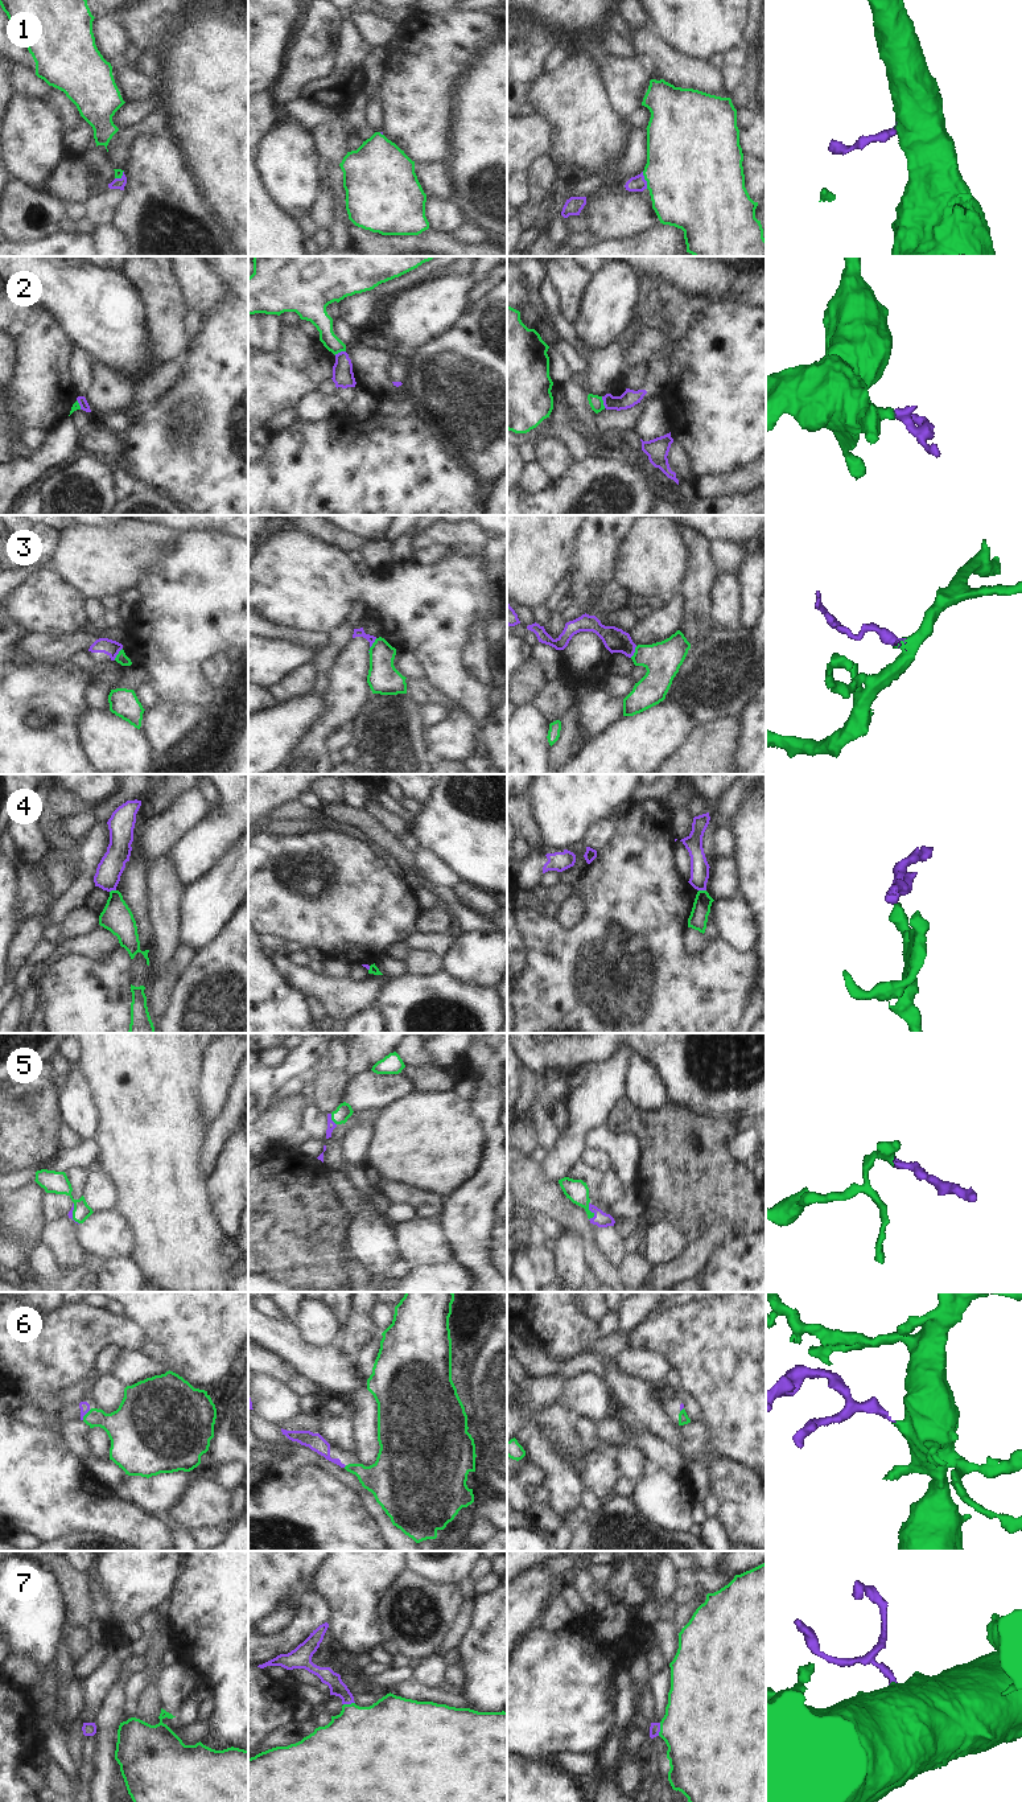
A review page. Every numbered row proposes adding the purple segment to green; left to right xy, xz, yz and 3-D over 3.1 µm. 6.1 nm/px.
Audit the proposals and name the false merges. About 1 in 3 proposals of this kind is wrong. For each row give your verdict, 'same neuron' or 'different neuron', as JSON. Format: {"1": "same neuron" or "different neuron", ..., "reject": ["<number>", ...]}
{"1": "same neuron", "2": "different neuron", "3": "different neuron", "4": "different neuron", "5": "same neuron", "6": "same neuron", "7": "same neuron", "reject": ["2", "3", "4"]}

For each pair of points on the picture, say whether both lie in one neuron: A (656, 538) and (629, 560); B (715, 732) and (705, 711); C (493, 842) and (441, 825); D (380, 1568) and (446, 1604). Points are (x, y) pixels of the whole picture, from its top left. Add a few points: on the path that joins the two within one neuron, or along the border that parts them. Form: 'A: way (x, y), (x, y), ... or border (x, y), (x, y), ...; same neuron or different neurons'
A: way (650, 544), (635, 559); same neuron
B: border (740, 716), (720, 718), (699, 725); different neurons
C: way (479, 828), (476, 825), (454, 825); same neuron
D: border (406, 1570), (384, 1591), (379, 1603); different neurons

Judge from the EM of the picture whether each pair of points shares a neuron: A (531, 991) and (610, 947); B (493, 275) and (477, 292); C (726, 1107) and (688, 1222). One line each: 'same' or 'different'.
A: same
B: same
C: different

